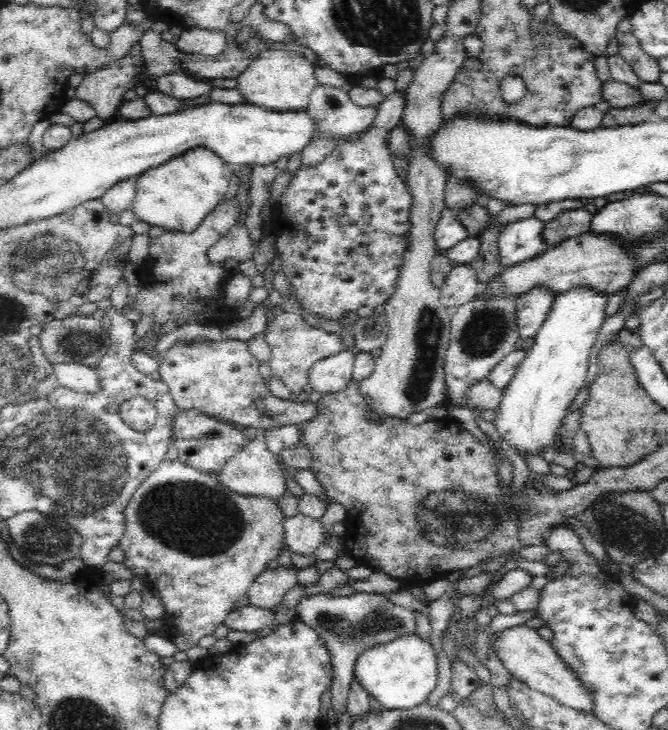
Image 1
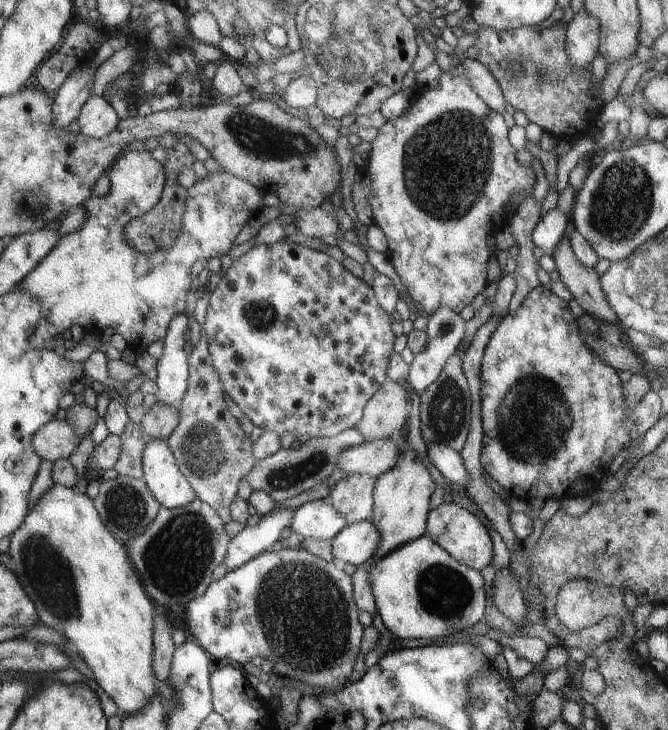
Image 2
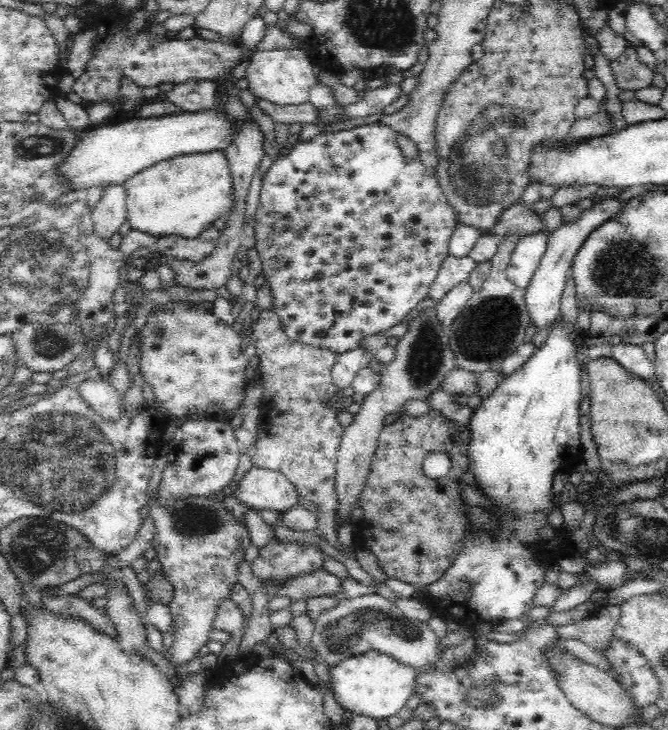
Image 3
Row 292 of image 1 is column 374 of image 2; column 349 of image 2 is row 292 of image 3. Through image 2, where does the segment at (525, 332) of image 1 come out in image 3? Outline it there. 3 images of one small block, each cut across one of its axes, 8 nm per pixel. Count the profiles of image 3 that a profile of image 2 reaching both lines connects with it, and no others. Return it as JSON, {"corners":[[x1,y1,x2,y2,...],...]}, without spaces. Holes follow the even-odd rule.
{"corners":[[615,196,605,197,602,201,594,203,591,208,581,211,581,215,570,222,563,222,561,226,547,235,547,247,543,254,540,266,534,271,530,284,525,290,525,304,531,319,531,325,536,326,537,330,544,330,553,322,560,318,560,305,564,286,570,276,571,266,584,240,594,232,598,225,604,224,606,220,617,217,624,206,624,201,618,201]]}

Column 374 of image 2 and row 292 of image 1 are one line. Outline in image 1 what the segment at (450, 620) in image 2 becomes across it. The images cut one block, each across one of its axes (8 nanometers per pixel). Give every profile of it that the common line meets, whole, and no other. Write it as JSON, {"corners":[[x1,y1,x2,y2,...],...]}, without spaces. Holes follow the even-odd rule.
{"corners":[[576,287,556,295,550,314,533,337,534,346,525,354,510,384,502,390,496,422,492,423,502,442,514,446,520,454,538,454,542,446,556,442,561,420,588,376,590,350,607,318,607,298,588,287]]}

